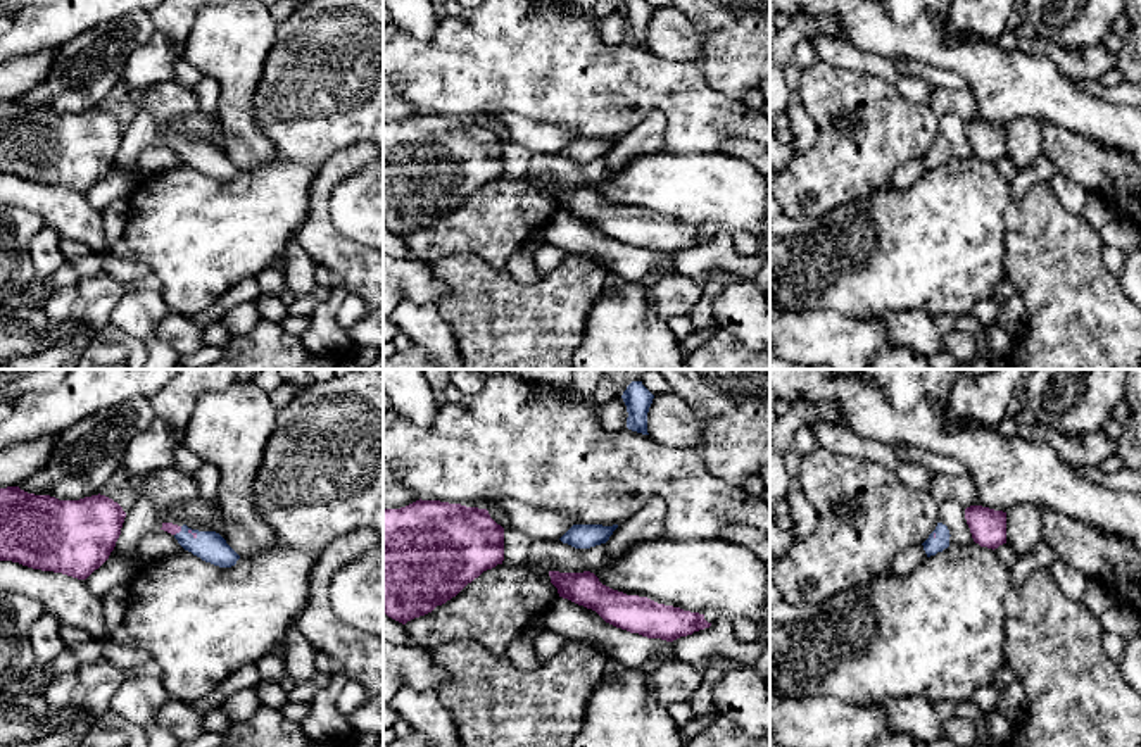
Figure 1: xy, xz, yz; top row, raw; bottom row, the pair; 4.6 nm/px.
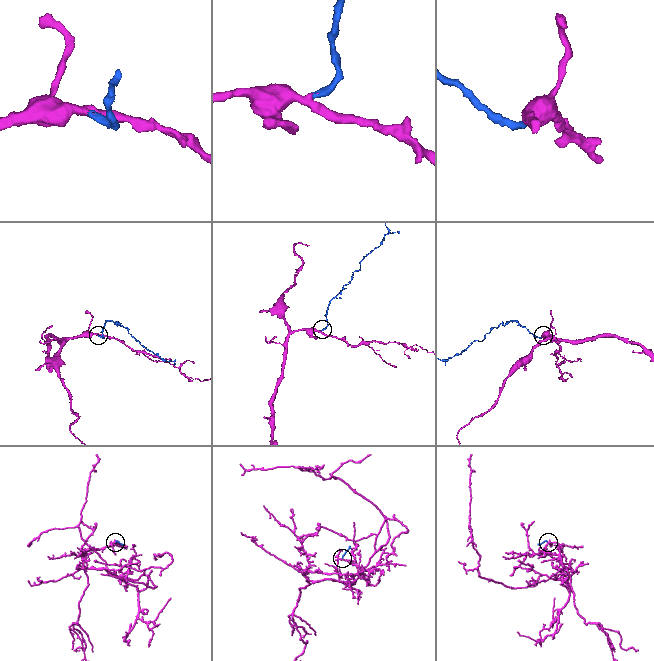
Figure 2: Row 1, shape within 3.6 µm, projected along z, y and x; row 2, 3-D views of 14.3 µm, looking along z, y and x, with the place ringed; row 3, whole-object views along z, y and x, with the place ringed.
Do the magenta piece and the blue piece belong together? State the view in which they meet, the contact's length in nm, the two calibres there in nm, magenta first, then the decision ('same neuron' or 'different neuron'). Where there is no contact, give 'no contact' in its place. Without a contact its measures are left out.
meets magenta in xy; contact 70 nm long; 20 nm thick on the magenta side, 140 nm on the other; same neuron

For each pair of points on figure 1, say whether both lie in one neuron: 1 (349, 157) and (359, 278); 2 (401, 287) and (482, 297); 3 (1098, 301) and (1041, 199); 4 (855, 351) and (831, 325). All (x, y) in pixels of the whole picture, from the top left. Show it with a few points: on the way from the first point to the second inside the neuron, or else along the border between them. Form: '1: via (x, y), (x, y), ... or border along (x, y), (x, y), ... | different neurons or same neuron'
1: via (321, 187), (320, 235), (334, 249) | same neuron
2: border along (428, 263), (446, 285), (437, 302) | different neurons
3: via (1072, 275), (1048, 251), (1041, 238), (1041, 225) | same neuron
4: via (848, 344), (836, 332) | same neuron

